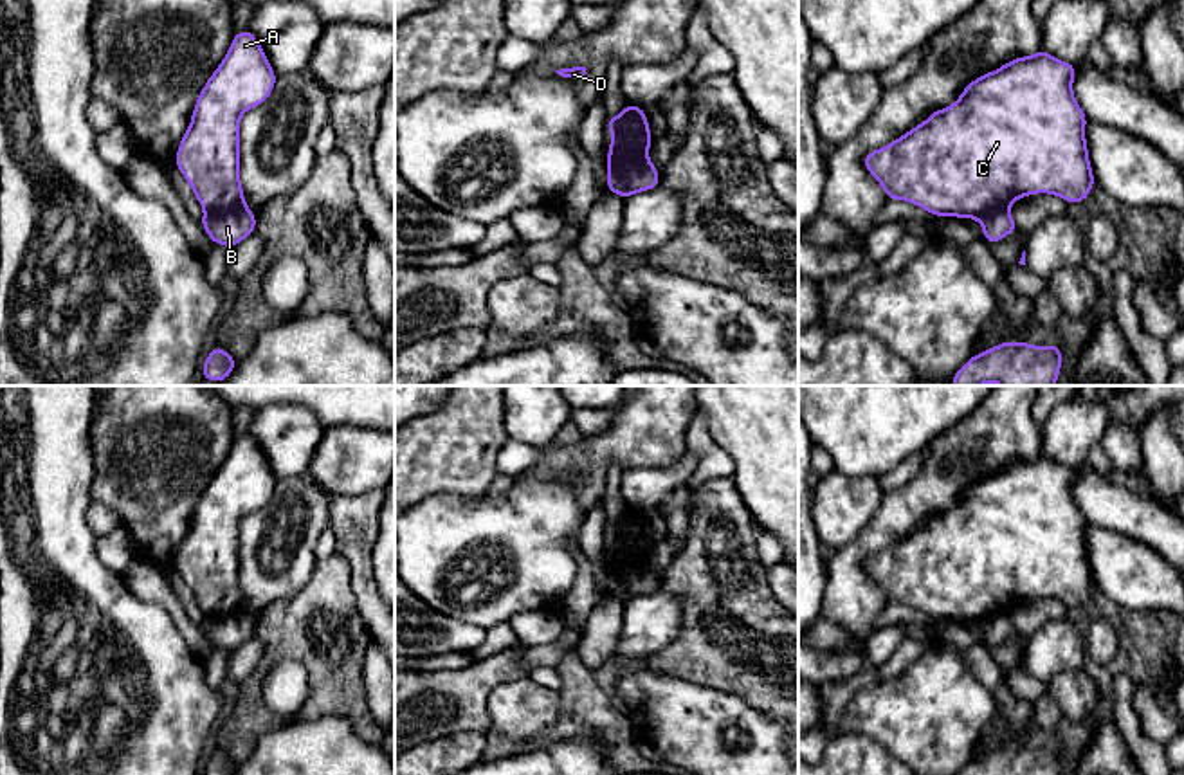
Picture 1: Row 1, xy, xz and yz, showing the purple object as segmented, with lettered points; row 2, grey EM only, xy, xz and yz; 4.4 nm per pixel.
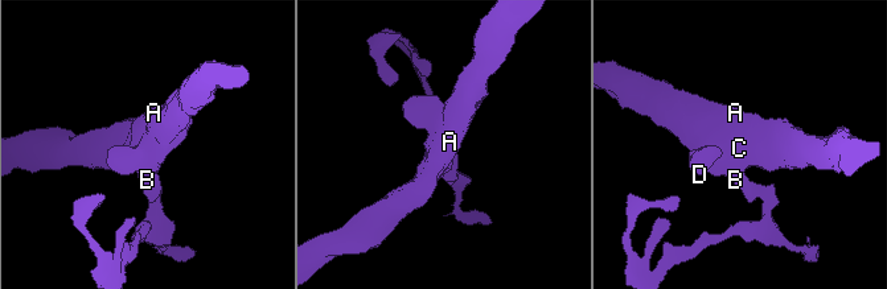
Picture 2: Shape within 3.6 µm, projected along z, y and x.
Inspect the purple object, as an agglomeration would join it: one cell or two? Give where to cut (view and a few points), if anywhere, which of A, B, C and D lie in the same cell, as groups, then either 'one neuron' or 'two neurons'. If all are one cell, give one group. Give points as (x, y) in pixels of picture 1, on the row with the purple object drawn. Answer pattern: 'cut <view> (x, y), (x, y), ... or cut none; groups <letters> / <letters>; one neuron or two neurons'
cut xz (649, 159), (626, 168), (610, 168); groups A C D / B; two neurons

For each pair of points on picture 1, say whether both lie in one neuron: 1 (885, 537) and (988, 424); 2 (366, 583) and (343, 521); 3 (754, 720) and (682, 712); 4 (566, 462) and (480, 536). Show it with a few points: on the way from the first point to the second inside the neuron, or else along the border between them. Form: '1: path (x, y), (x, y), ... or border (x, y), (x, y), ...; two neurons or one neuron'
1: path (914, 509), (954, 471), (966, 453); one neuron
2: path (359, 568), (355, 536); one neuron
3: path (736, 714), (700, 714); one neuron
4: border (530, 471), (539, 476), (554, 476); two neurons

